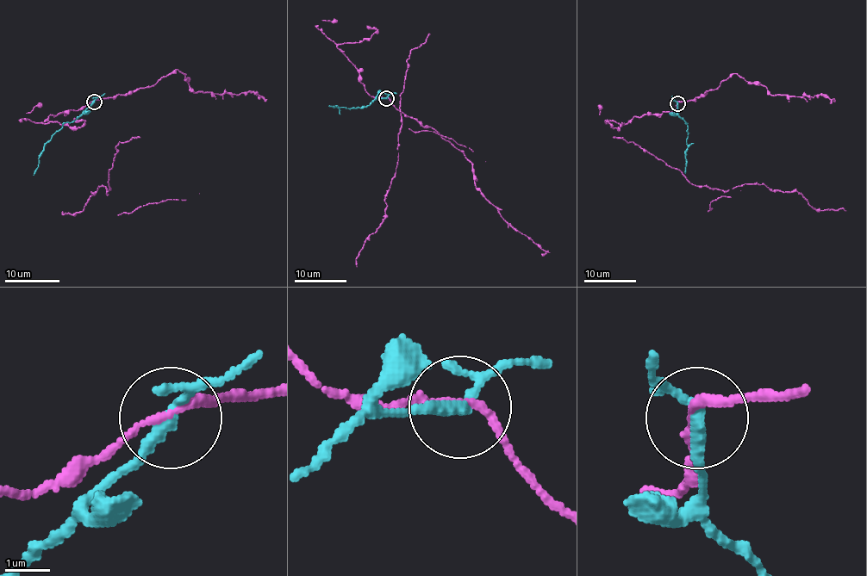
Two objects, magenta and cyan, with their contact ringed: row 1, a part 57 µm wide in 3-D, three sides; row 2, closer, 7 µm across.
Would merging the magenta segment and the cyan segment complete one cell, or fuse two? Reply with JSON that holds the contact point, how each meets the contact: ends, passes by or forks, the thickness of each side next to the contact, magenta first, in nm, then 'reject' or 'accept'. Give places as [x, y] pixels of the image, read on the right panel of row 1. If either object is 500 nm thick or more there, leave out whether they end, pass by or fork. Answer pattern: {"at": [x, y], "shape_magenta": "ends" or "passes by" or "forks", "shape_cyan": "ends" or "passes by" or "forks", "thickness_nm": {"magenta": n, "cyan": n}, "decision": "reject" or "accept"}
{"at": [677, 103], "shape_magenta": "passes by", "shape_cyan": "forks", "thickness_nm": {"magenta": 150, "cyan": 220}, "decision": "accept"}

